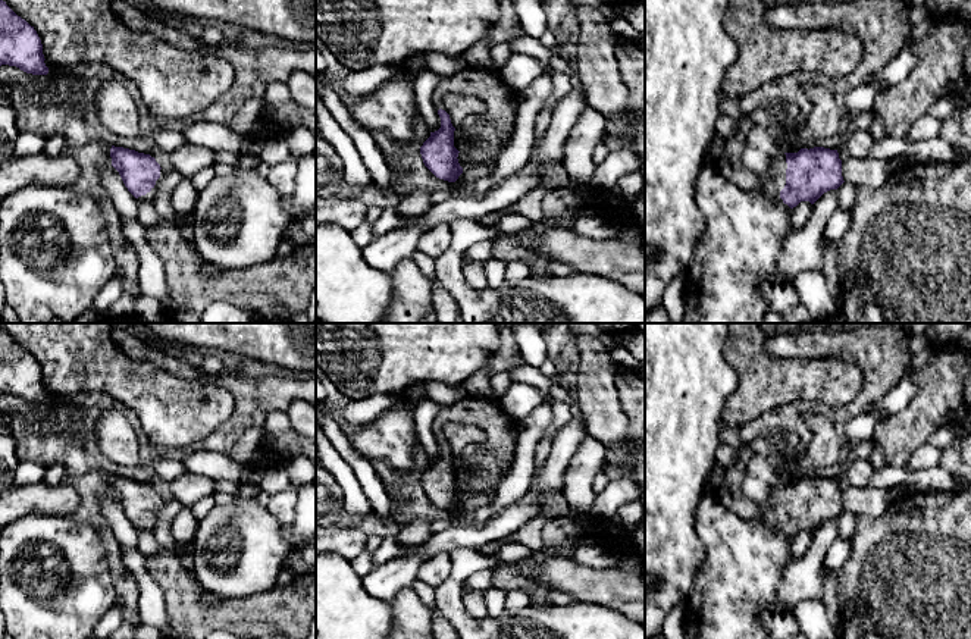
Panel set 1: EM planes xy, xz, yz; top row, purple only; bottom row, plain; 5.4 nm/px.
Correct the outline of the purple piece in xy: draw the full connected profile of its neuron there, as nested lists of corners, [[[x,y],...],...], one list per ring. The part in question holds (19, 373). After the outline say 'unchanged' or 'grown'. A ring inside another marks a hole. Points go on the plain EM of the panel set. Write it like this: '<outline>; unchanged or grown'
[[[0,329],[0,395],[16,395],[32,404],[47,404],[41,369],[25,348]]]; unchanged

